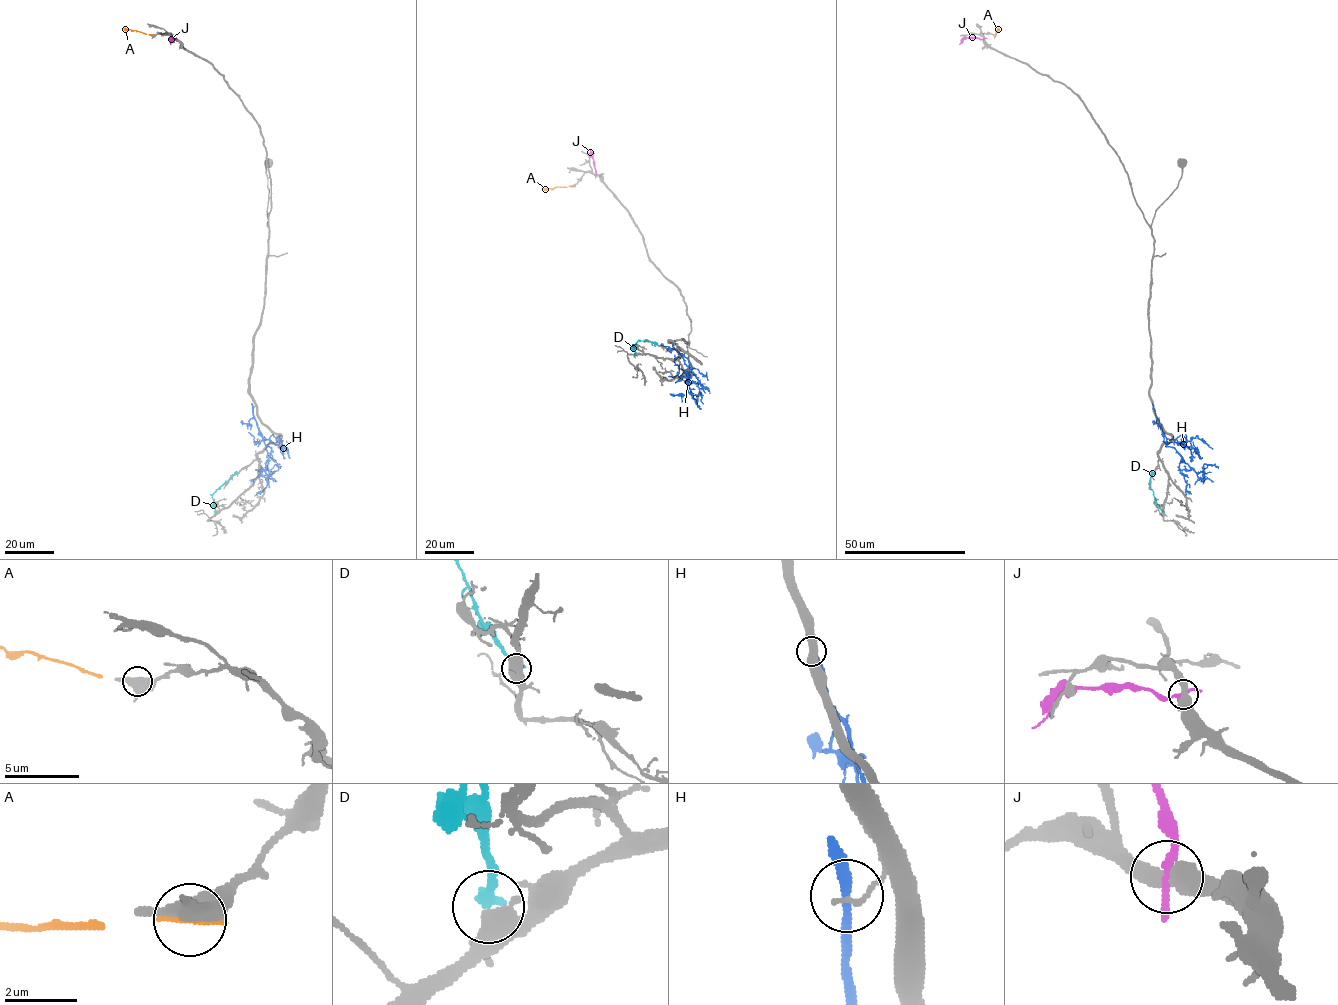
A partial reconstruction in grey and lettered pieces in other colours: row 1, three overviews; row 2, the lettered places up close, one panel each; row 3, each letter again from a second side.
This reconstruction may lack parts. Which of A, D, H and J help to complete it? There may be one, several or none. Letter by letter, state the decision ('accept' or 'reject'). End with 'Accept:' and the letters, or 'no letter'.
A: reject
D: reject
H: reject
J: reject
Accept: no letter

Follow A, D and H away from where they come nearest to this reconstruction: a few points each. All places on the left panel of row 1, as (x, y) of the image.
A: (152, 35), (123, 28)
D: (215, 512), (212, 494), (235, 472)
H: (252, 407), (259, 434), (271, 448), (268, 478), (257, 476), (252, 479), (254, 484)

